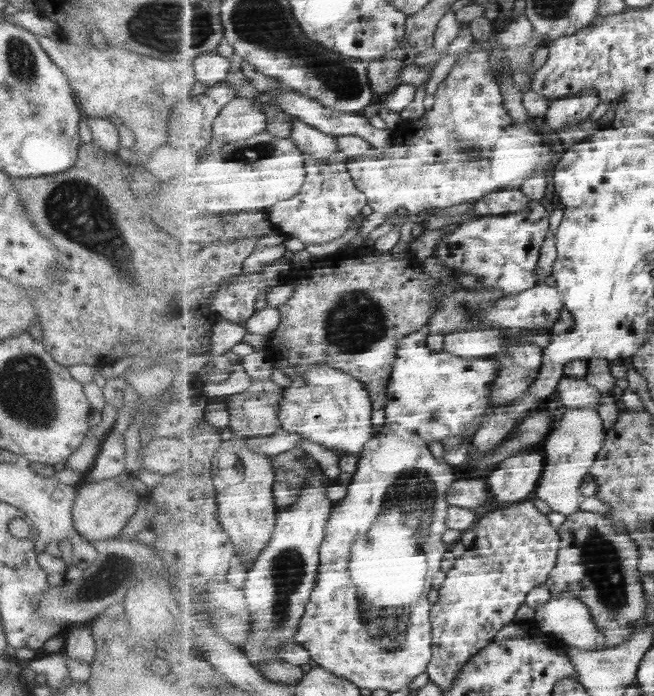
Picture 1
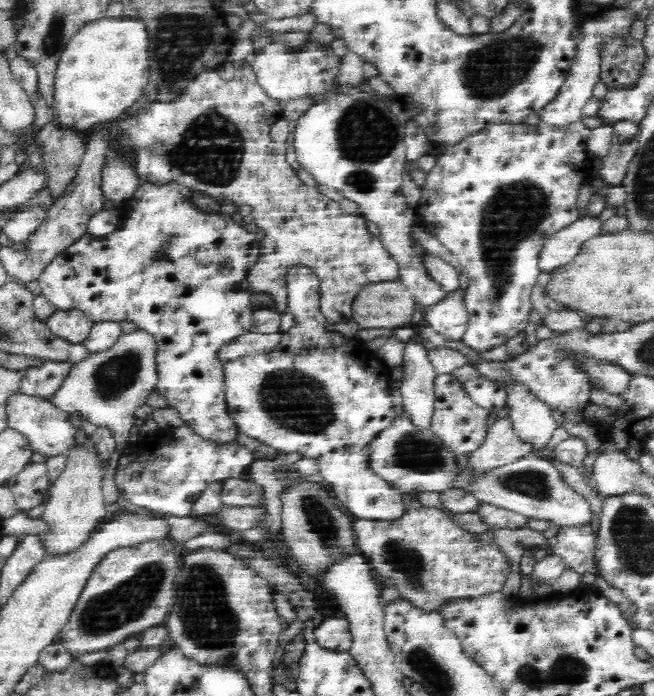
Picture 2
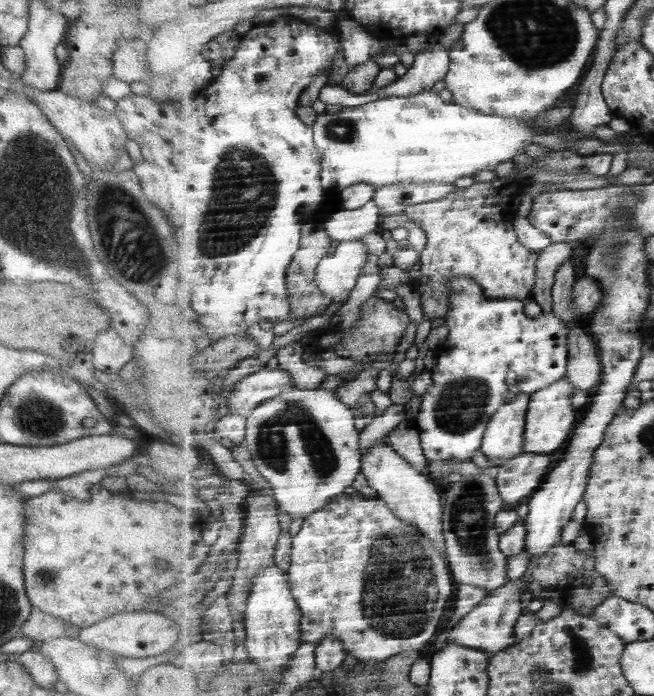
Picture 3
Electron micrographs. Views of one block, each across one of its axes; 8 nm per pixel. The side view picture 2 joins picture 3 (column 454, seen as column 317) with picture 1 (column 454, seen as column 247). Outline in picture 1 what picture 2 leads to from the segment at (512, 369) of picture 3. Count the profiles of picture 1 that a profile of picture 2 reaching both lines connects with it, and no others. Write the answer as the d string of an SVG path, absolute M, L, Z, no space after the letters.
M415 332L401 340L397 351L397 361L389 381L389 403L384 409L386 421L383 426L391 431L415 433L425 439L427 444L445 440L447 436L470 436L476 434L477 420L490 411L489 402L493 384L499 371L499 360L495 358L461 358L457 355L441 351L429 350L424 344L425 333Z

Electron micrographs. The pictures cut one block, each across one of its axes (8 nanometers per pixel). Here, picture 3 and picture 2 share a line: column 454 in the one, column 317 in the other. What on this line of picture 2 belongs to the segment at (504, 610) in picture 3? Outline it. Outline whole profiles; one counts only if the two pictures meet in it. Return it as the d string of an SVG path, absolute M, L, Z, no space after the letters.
M328 616L315 626L312 634L315 641L322 647L336 652L349 652L352 639L349 622L345 617Z

